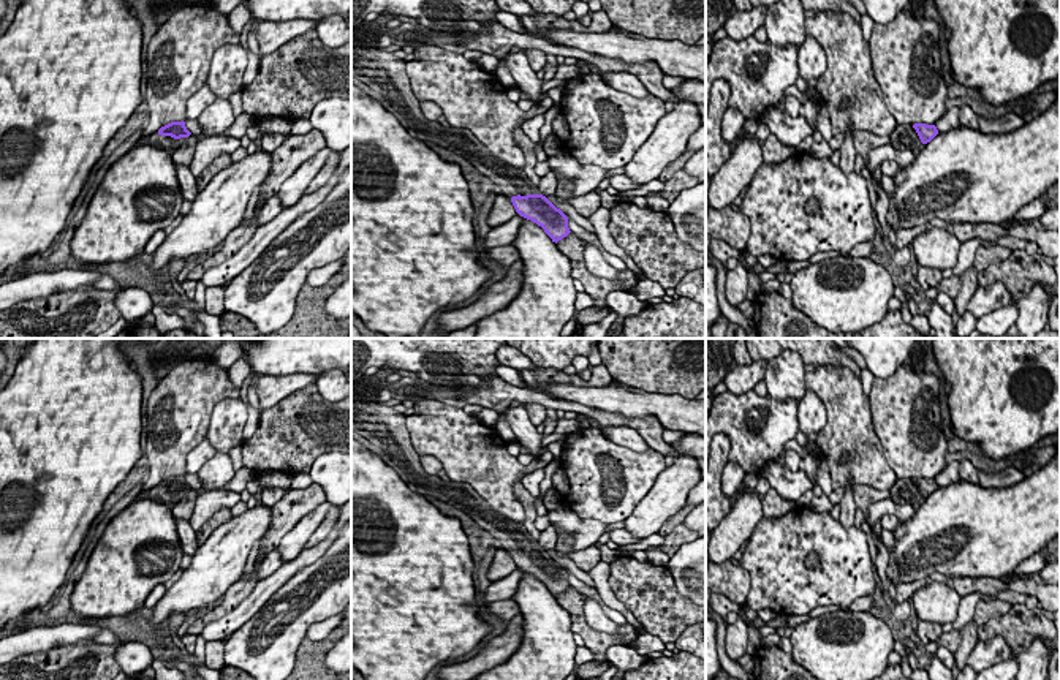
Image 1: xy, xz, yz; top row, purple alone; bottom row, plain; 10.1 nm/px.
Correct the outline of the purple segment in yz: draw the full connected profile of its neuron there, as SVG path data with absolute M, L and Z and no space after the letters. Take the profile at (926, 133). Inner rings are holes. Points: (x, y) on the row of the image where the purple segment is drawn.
M905 123L897 125L889 134L889 142L894 149L902 152L918 153L922 144L930 142L938 134L935 125L926 123Z

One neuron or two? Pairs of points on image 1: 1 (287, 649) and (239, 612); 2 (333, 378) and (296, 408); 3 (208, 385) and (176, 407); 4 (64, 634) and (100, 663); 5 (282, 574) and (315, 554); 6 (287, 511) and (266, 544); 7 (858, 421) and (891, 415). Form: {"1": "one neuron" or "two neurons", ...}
{"1": "two neurons", "2": "two neurons", "3": "one neuron", "4": "two neurons", "5": "one neuron", "6": "one neuron", "7": "two neurons"}

